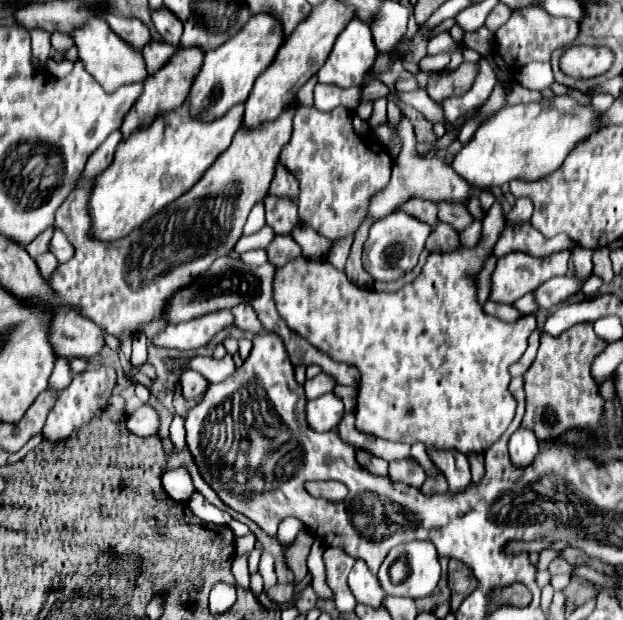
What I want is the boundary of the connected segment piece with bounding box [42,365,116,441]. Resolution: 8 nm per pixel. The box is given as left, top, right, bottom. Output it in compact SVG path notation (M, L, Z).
M108 365L86 369L84 373L74 375L72 383L66 389L60 391L60 395L56 399L56 405L50 409L46 425L44 425L42 430L43 437L46 437L48 441L66 439L72 433L72 429L78 429L78 427L86 425L90 419L100 417L102 407L104 407L106 399L112 395L114 385L116 385L116 373Z

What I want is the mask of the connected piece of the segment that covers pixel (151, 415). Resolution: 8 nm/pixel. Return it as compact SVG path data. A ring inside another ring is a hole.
M142 405L136 411L126 415L126 429L134 435L146 437L146 435L154 435L158 429L158 415L152 407Z

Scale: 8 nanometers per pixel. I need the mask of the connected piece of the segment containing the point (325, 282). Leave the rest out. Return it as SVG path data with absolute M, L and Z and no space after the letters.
M494 203L490 207L490 211L486 213L484 221L482 221L480 245L476 245L472 249L460 247L460 253L430 253L430 257L426 259L426 265L422 267L420 275L410 285L404 285L402 289L398 289L394 293L378 293L374 289L356 287L354 283L350 283L346 279L346 275L342 271L334 269L328 261L314 261L314 259L298 257L298 259L286 263L284 267L276 269L272 295L274 295L276 311L280 313L280 317L284 317L286 325L294 333L300 333L300 337L304 337L308 343L316 345L316 349L320 349L322 353L328 353L334 361L342 361L342 363L352 365L352 367L356 367L360 371L358 403L356 403L356 411L354 411L354 415L356 415L356 429L360 429L362 433L386 439L386 441L404 441L408 445L414 445L416 441L420 441L420 443L424 443L426 449L428 447L444 449L444 451L456 449L456 451L460 451L464 455L468 455L468 453L484 453L508 429L508 425L514 419L514 411L516 411L516 399L508 391L508 385L510 385L510 379L512 379L510 373L508 373L508 367L512 363L516 363L522 357L522 353L526 351L526 341L528 341L528 335L536 329L536 319L534 319L534 315L524 315L522 319L518 319L514 323L504 323L504 321L484 313L482 305L476 301L476 285L472 285L472 273L476 273L476 269L480 269L480 265L484 265L484 257L492 255L492 249L494 249L496 241L500 239L502 229L504 229L502 207L500 207L500 203Z

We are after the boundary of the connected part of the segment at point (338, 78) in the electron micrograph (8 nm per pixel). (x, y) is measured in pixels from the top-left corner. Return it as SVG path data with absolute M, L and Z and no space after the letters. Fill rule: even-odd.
M352 19L350 25L338 35L332 53L328 55L326 63L322 65L322 69L318 71L318 83L326 83L326 85L338 85L342 89L348 87L364 87L366 79L372 71L372 61L376 59L378 51L372 45L372 33L368 29L368 25L360 19Z

